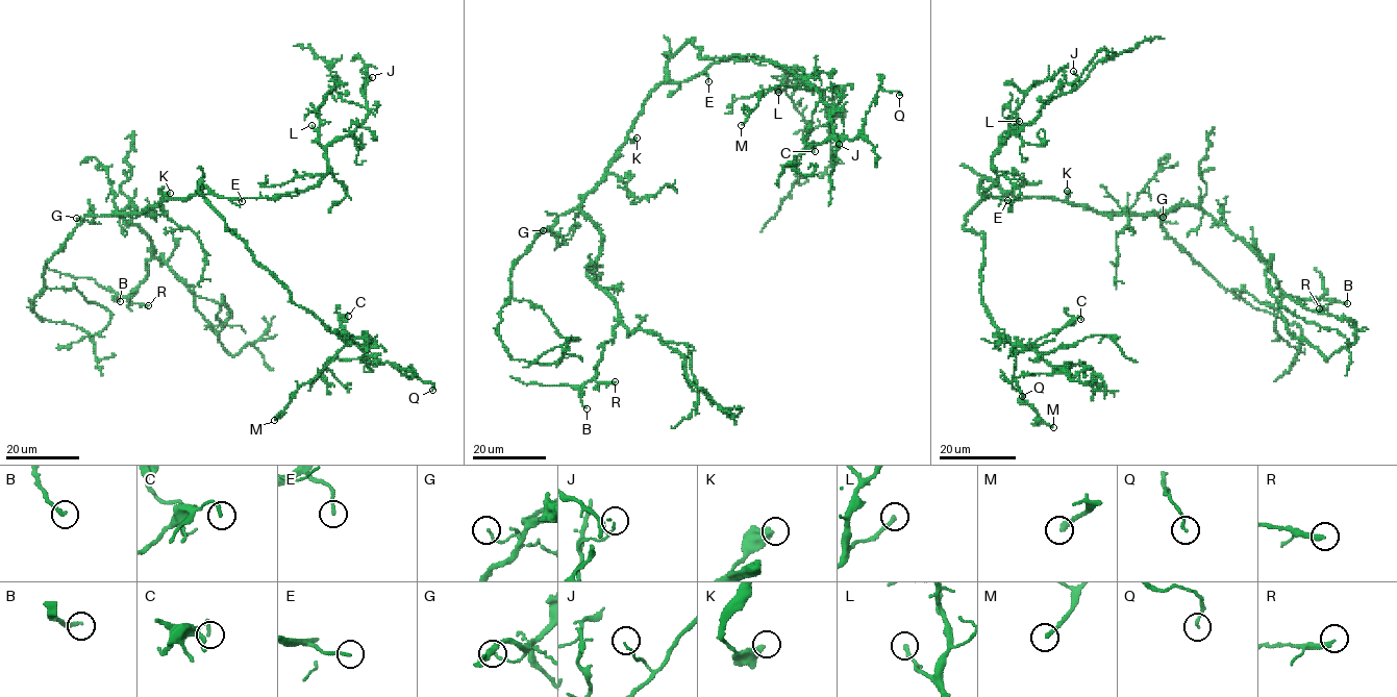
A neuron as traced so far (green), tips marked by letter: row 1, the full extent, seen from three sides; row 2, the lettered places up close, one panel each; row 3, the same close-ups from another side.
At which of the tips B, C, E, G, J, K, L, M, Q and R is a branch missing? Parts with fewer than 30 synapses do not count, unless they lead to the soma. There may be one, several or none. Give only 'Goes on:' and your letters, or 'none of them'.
Goes on: M

